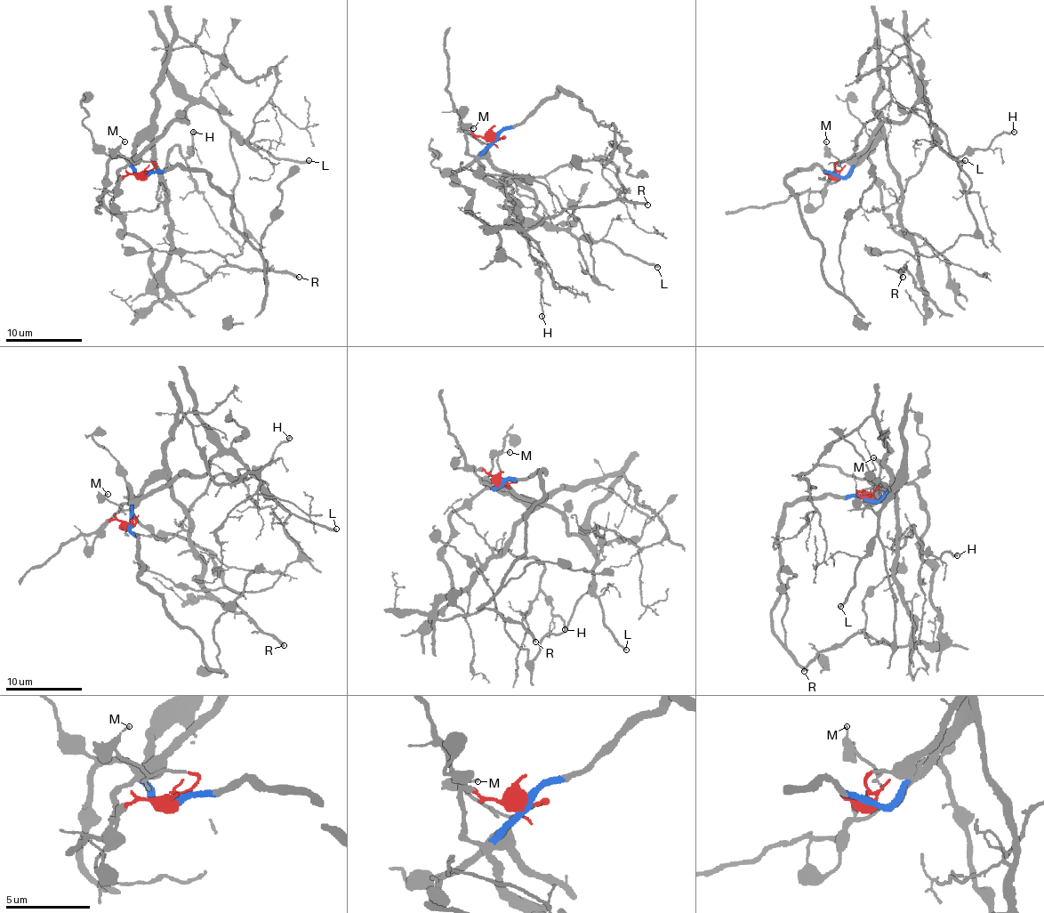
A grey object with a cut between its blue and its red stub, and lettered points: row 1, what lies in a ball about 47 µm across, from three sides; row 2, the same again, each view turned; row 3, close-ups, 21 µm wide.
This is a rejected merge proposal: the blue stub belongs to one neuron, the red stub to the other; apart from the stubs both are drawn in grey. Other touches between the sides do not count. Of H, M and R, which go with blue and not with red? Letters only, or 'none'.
H, R

